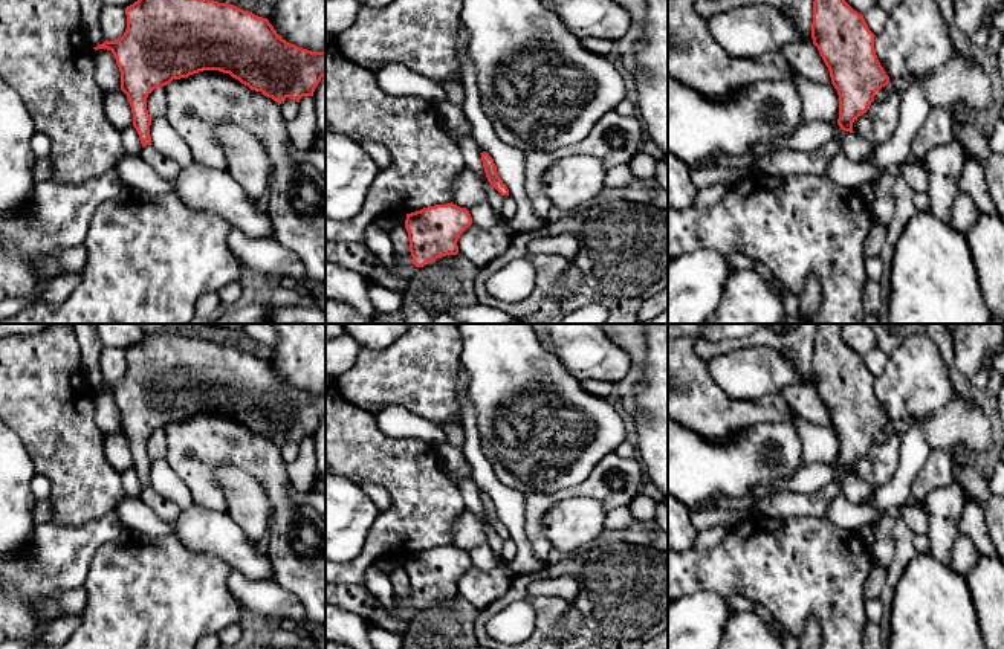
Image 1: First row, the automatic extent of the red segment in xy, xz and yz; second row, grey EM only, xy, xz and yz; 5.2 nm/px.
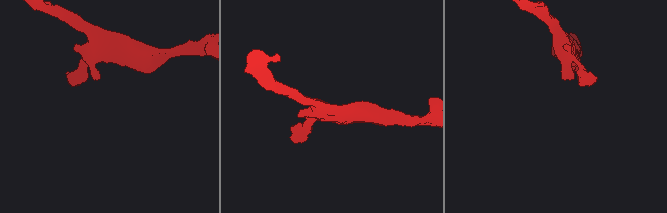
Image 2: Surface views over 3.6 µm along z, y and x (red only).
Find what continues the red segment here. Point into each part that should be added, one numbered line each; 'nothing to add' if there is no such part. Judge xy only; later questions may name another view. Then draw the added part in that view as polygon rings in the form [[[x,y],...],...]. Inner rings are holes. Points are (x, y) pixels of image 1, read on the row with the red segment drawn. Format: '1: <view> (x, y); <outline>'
1: xy (165, 167); [[[153,145],[142,147],[141,157],[164,179],[176,179],[182,170],[179,163],[162,156]]]

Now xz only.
nothing to add

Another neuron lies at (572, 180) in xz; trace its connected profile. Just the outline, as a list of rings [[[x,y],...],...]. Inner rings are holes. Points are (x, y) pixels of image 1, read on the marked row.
[[[570,154],[544,173],[542,186],[552,208],[570,214],[585,202],[604,197],[605,174],[601,159]]]

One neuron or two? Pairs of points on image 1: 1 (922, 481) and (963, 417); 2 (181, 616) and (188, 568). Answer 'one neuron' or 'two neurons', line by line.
1: two neurons
2: one neuron

